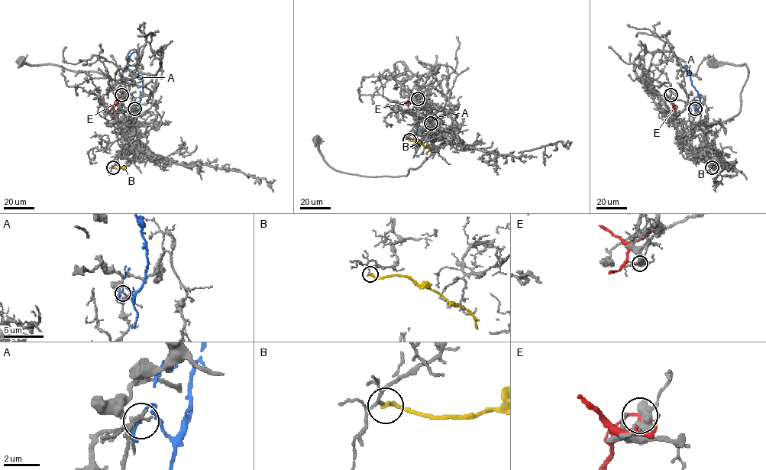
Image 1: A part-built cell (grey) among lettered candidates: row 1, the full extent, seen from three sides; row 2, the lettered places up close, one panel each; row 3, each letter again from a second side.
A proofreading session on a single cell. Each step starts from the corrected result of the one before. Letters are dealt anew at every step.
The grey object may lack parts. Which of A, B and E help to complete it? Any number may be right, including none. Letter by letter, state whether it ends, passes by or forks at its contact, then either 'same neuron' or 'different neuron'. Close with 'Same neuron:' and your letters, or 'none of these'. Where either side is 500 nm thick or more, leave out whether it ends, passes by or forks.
A: it passes by | different neuron
B: it ends | different neuron
E: different neuron
Same neuron: none of these

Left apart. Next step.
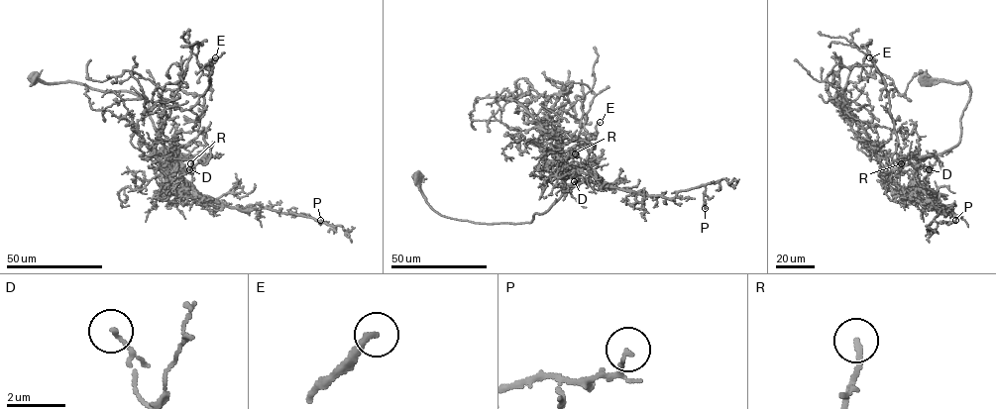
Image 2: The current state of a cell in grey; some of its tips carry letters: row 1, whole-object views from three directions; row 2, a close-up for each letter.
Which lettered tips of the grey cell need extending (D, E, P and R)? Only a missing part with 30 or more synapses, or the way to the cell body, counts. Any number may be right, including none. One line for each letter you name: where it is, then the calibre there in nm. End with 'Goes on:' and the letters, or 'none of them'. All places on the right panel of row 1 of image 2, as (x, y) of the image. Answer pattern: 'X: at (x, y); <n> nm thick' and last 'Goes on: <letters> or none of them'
E: at (869, 57); 280 nm thick
Goes on: E

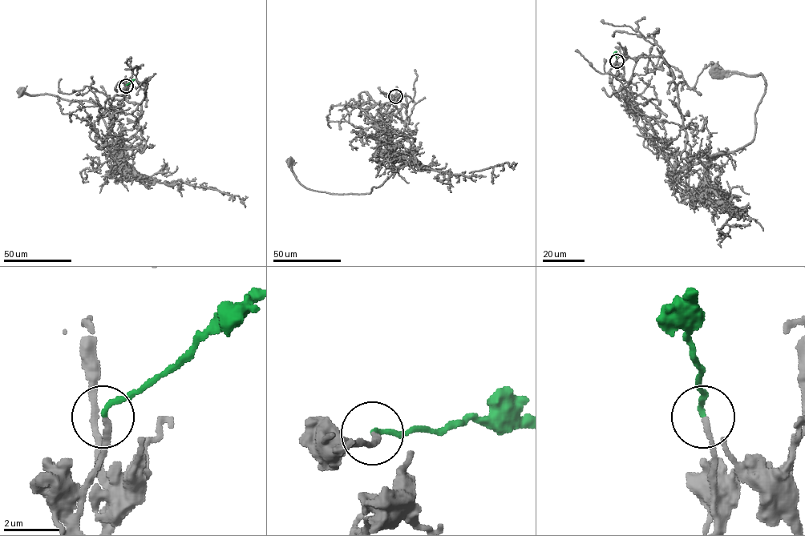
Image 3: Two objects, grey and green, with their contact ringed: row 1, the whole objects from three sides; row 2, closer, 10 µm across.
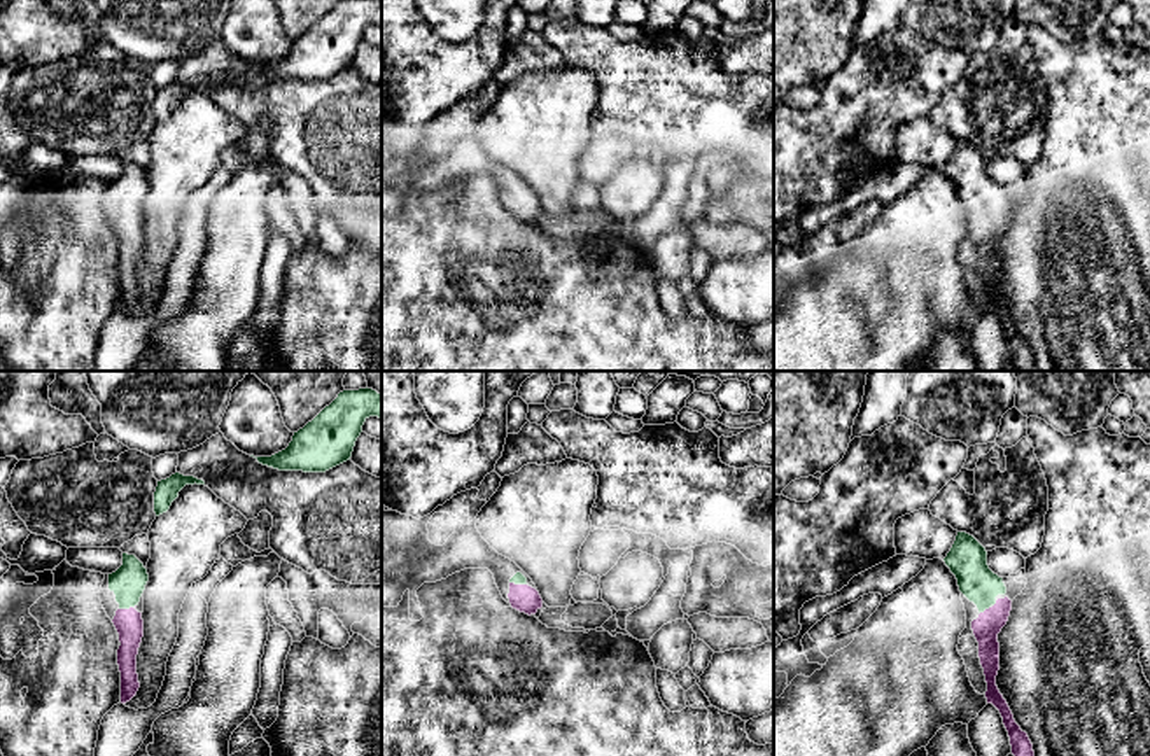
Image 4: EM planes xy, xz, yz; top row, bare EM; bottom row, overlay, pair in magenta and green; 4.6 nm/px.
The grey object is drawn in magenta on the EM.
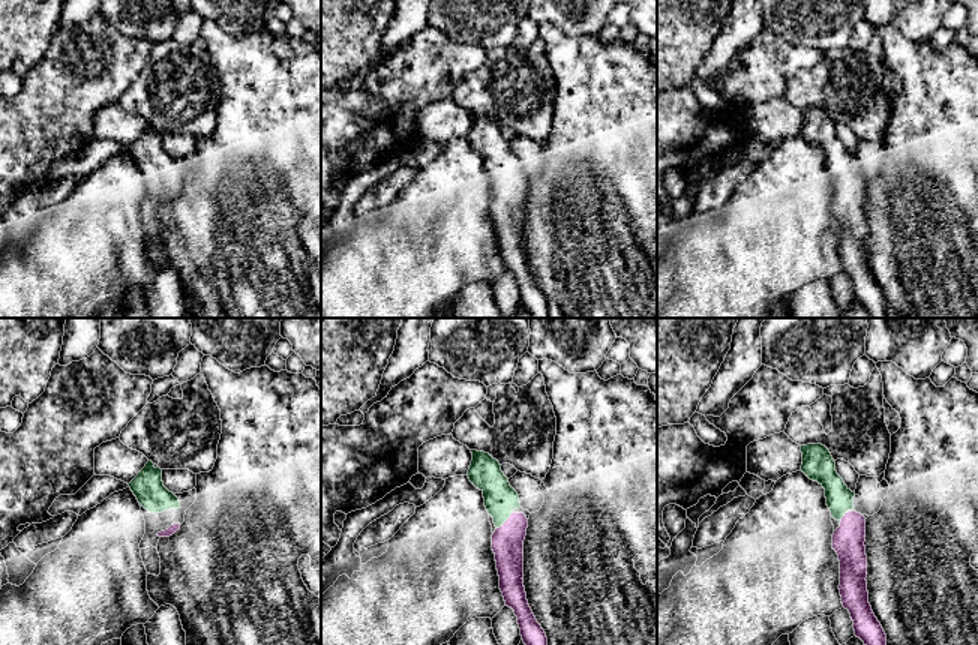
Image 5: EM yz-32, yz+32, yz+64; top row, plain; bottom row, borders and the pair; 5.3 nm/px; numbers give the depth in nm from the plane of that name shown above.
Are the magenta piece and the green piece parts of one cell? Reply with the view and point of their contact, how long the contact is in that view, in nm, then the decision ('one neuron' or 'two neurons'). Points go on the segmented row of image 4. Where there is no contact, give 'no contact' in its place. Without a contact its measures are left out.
meets magenta in xy at (126, 609); contact 80 nm long; one neuron

